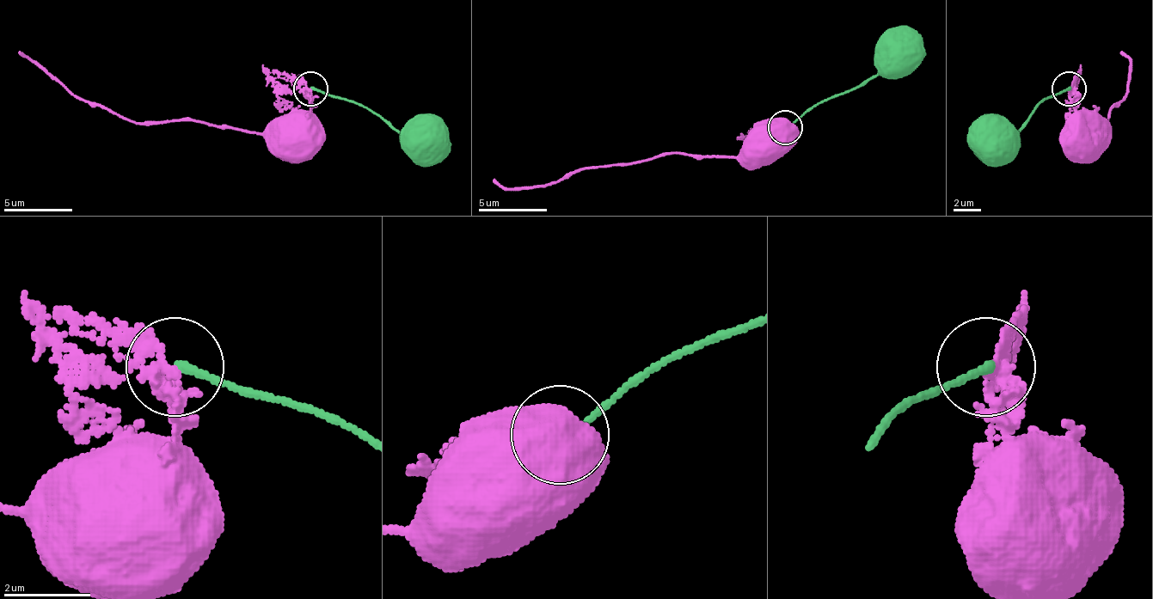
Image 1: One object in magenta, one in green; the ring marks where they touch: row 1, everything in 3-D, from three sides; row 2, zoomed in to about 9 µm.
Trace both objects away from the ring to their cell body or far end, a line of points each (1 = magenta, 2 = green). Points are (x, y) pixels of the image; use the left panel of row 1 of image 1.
1: (311, 88), (311, 122), (294, 136)
2: (311, 88), (352, 101), (390, 122), (401, 132), (418, 136)

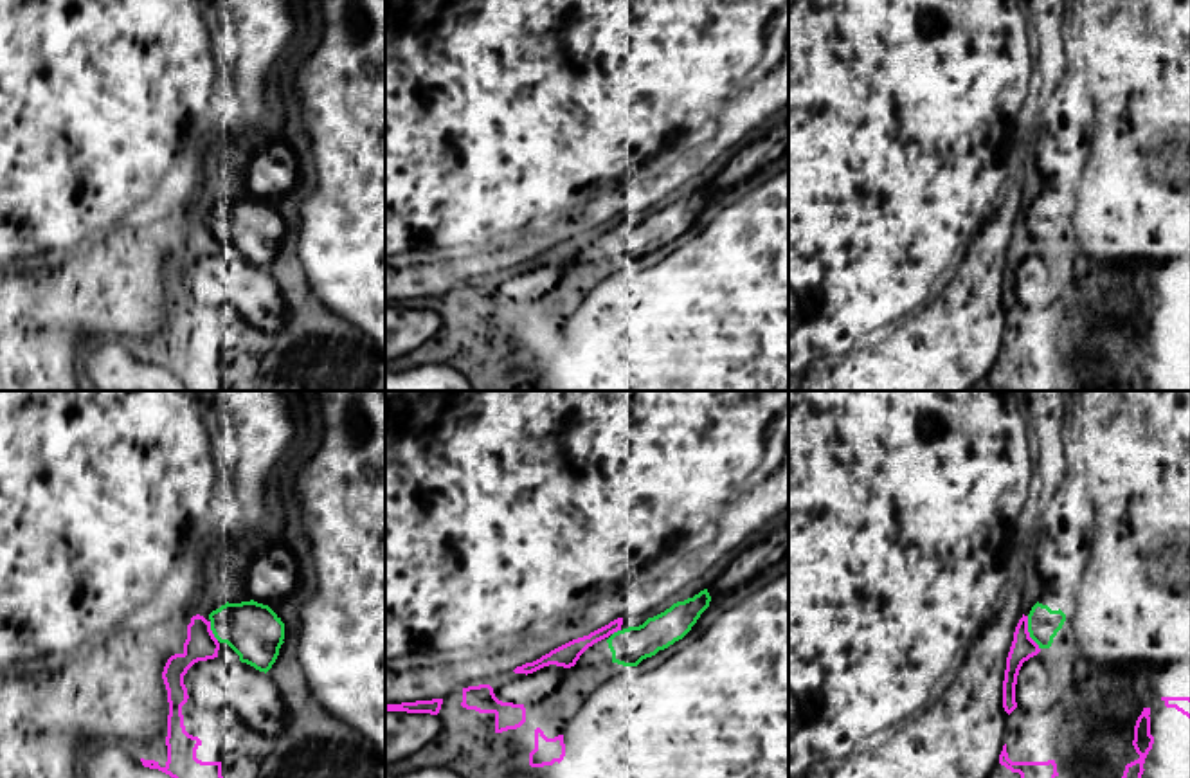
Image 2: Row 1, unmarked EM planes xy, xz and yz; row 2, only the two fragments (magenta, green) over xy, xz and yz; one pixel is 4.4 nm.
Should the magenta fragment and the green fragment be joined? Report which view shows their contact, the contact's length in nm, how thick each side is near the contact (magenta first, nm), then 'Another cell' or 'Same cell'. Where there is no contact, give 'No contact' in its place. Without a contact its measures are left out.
Touches magenta in yz. Shared border 160 nm. Thickness 110 nm (magenta) against 140 nm. Another cell

